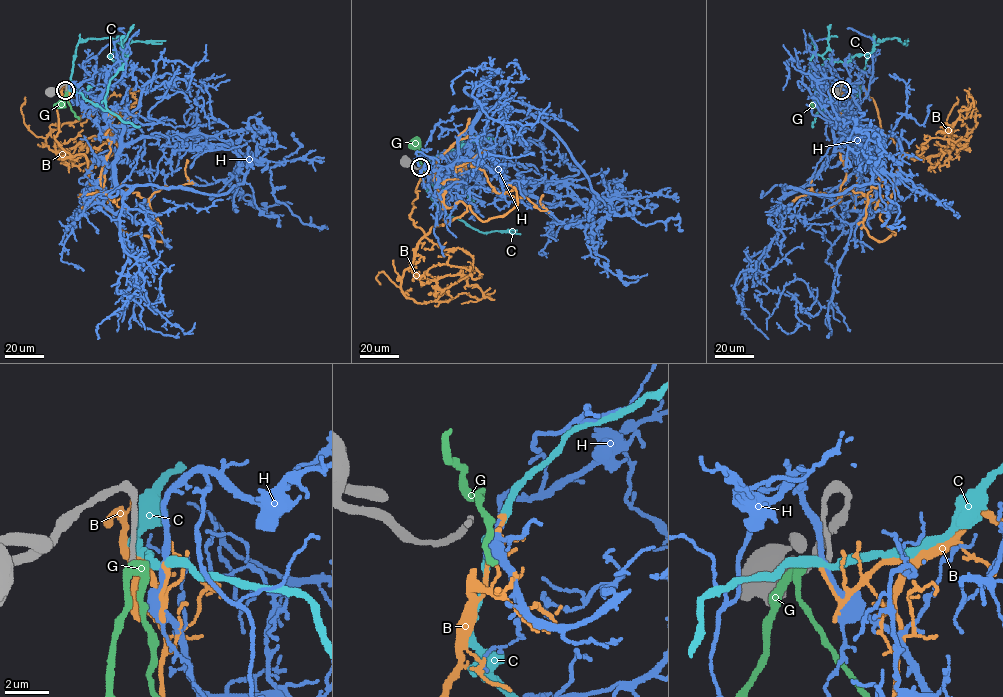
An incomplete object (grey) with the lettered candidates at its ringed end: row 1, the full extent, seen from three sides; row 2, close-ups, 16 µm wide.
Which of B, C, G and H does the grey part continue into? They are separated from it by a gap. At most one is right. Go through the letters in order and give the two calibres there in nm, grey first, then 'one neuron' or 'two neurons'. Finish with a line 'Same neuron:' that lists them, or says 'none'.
B: 240/180 nm | two neurons
C: 240/320 nm | two neurons
G: 240/400 nm | two neurons
H: 240/240 nm | two neurons
Same neuron: none

